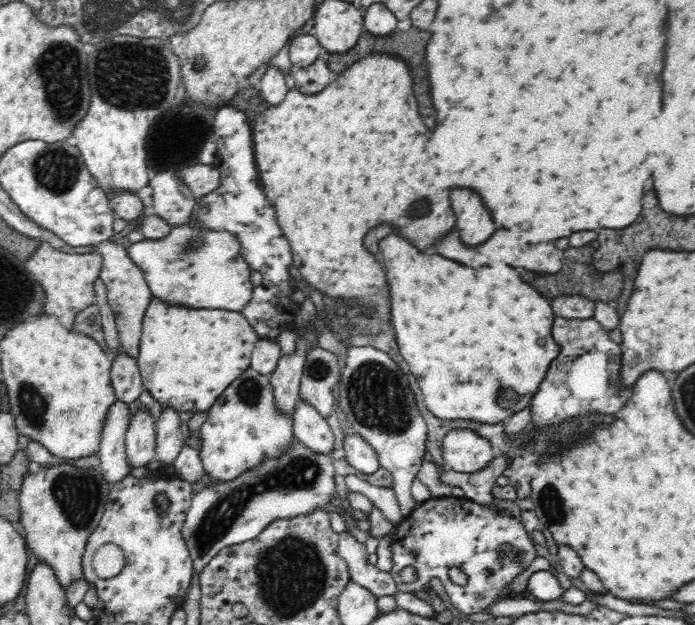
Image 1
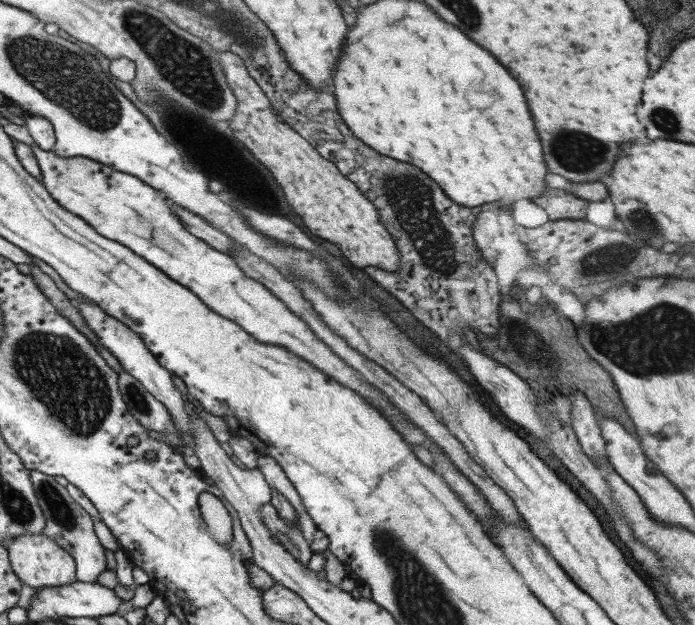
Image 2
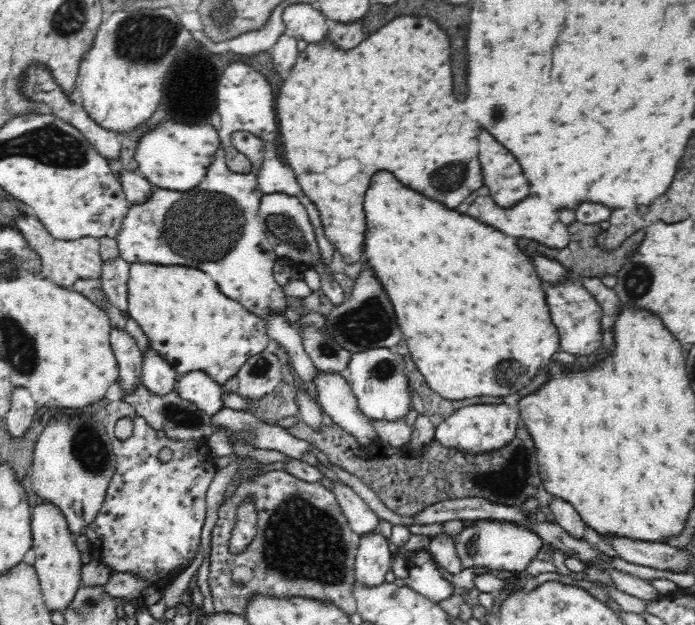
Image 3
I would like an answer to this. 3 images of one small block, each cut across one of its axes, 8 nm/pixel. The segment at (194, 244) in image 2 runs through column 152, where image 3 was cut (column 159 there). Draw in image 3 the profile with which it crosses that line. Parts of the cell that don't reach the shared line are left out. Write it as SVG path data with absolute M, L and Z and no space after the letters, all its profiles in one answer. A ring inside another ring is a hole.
M232 132L232 146L242 152L252 162L250 174L236 174L228 170L224 158L224 148L220 148L214 154L212 166L206 172L206 178L200 182L200 186L188 190L188 192L174 192L166 188L154 188L150 198L142 204L130 204L128 218L124 220L120 232L118 232L118 250L120 258L128 264L154 264L154 266L190 266L206 272L210 280L220 288L220 294L224 294L230 300L240 302L246 310L260 316L262 320L268 316L268 312L286 312L288 310L288 296L284 294L284 288L278 286L274 280L274 266L278 264L278 256L270 246L270 240L266 236L266 224L262 218L258 218L260 200L264 192L258 188L258 172L264 164L264 142L250 134L250 132Z

